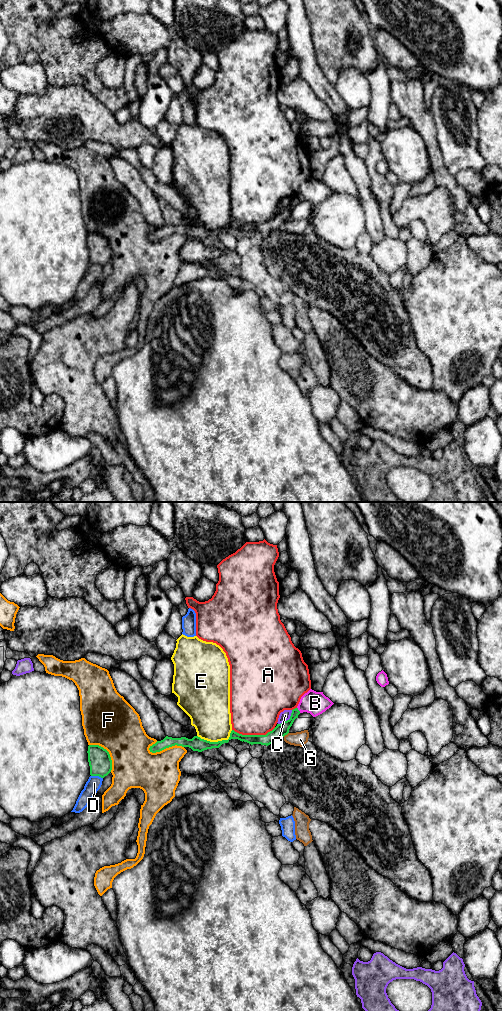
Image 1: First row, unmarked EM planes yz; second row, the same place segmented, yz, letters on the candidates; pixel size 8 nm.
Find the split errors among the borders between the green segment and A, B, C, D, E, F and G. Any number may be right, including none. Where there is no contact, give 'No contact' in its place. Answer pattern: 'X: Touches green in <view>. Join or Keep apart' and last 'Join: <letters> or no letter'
A: Touches green in yz. Keep apart
B: Touches green in yz. Keep apart
C: Touches green in yz. Keep apart
D: Touches green in yz. Keep apart
E: Touches green in yz. Keep apart
F: Touches green in yz. Keep apart
G: Touches green in yz. Keep apart
Join: no letter

